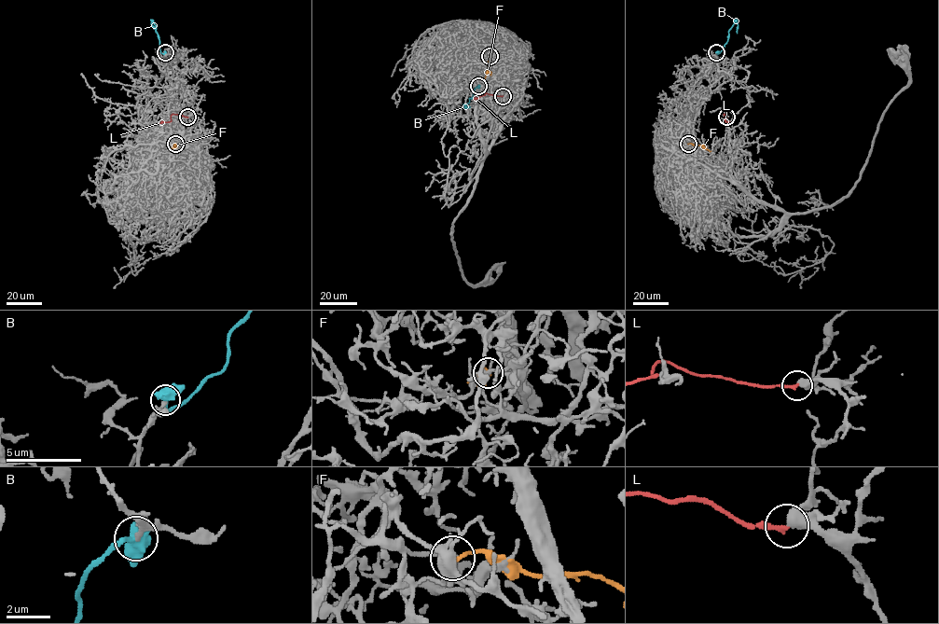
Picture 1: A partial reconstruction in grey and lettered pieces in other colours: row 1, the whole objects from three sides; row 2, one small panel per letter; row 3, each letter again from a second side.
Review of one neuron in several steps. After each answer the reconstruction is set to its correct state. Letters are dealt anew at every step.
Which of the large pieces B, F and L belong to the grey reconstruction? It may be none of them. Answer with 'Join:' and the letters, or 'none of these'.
Join: none of these

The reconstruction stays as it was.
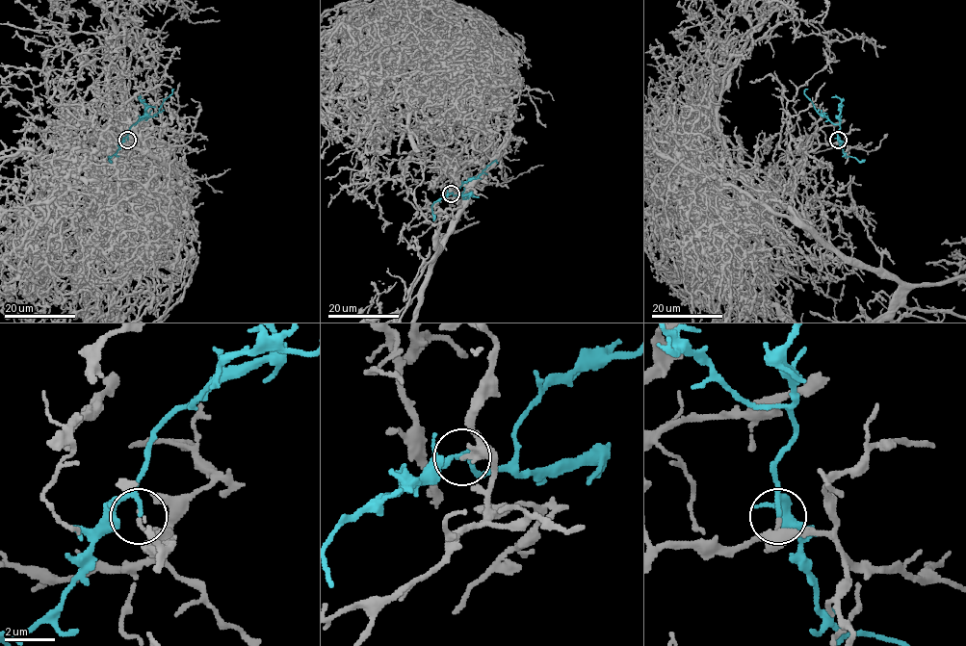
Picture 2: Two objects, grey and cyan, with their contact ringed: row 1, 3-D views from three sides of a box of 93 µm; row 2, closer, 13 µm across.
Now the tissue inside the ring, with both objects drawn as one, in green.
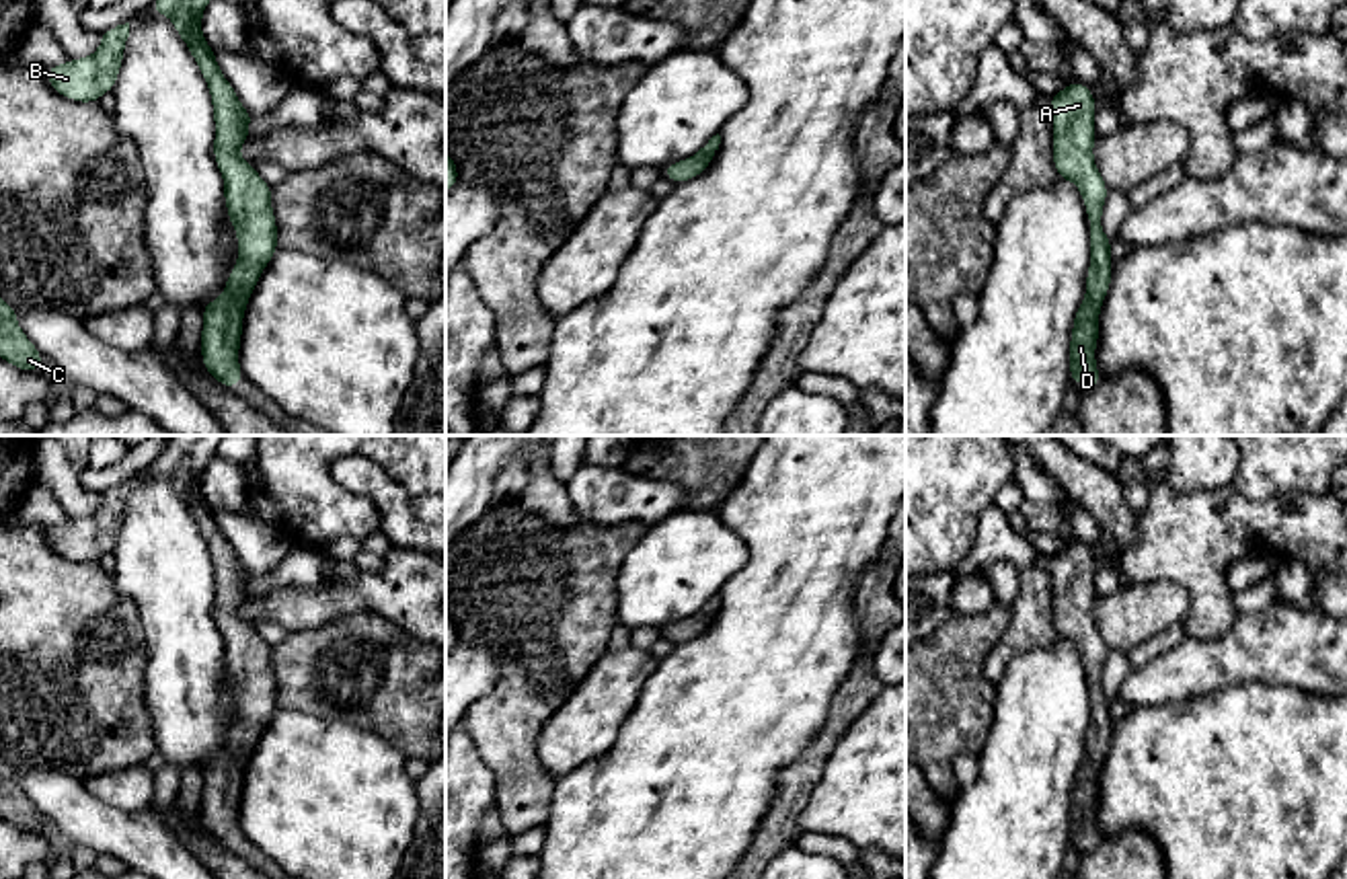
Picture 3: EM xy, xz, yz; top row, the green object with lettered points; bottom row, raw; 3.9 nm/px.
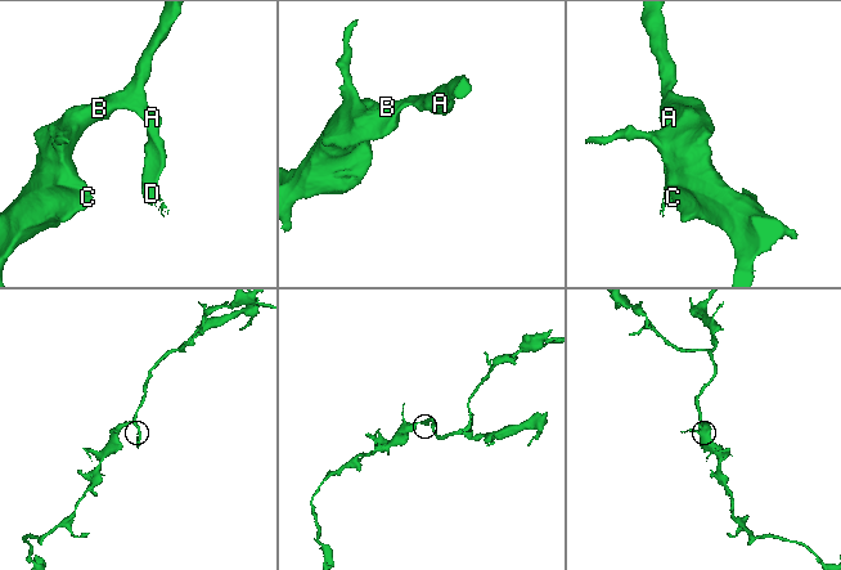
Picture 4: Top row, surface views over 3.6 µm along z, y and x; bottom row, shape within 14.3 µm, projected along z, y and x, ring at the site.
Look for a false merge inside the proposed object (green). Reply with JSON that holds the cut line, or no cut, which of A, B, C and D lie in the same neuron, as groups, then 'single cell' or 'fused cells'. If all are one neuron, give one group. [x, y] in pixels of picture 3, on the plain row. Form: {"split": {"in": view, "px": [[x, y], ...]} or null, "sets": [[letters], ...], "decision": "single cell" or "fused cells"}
{"split": null, "sets": [["A", "B", "C", "D"]], "decision": "single cell"}

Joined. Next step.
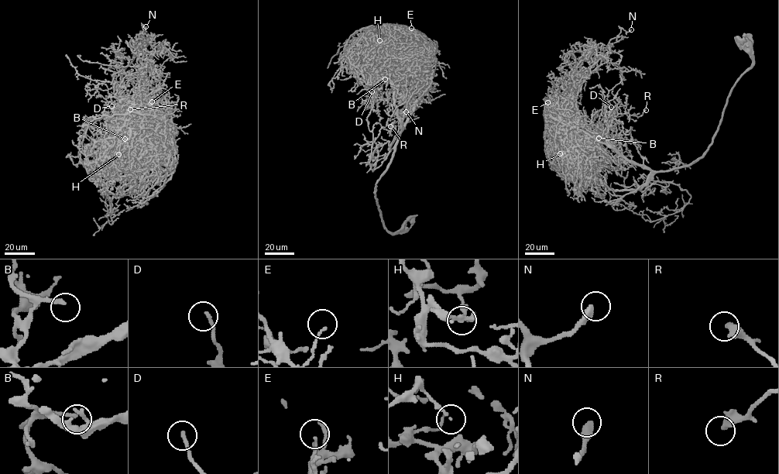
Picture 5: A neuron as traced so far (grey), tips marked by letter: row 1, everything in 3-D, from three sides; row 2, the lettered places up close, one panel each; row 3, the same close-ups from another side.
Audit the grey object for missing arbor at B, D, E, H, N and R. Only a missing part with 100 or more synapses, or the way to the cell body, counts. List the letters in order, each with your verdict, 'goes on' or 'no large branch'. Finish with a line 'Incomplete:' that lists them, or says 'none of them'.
B: no large branch
D: no large branch
E: no large branch
H: no large branch
N: no large branch
R: no large branch
Incomplete: none of them

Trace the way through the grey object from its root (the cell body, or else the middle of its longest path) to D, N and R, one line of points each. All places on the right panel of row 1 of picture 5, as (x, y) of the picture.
D: (643, 165), (621, 165), (617, 152), (630, 151), (622, 137), (607, 133), (614, 115), (611, 107)
N: (643, 165), (621, 156), (591, 132), (576, 106), (588, 70), (622, 29), (631, 29)
R: (643, 165), (636, 164), (622, 153), (611, 118), (619, 113), (626, 112), (640, 116), (646, 110)

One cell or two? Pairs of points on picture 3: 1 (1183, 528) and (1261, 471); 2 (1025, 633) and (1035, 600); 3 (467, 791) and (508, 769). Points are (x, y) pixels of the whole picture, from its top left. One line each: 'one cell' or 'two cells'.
1: two cells
2: one cell
3: two cells

